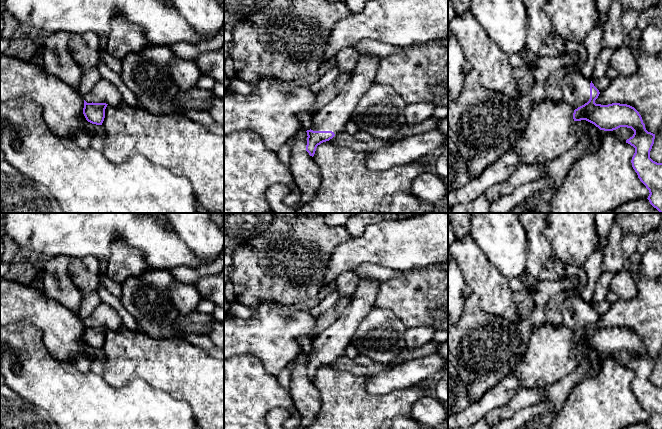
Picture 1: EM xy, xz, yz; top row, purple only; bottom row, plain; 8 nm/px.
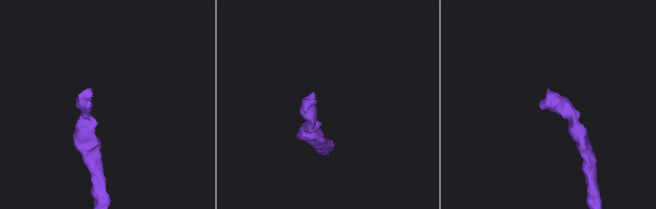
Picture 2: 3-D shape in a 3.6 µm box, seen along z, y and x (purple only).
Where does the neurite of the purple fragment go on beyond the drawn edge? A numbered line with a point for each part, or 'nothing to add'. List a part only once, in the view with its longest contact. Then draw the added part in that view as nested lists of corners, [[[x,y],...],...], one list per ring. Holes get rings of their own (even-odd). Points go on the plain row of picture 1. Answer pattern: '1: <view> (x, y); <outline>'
1: yz (576, 313); [[[581,297],[564,301],[561,306],[562,324],[574,334],[584,329],[590,323],[590,307],[591,303],[585,303]]]

